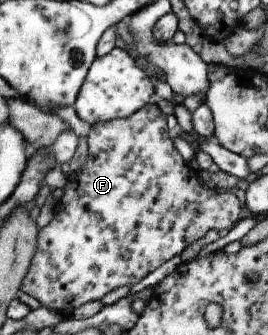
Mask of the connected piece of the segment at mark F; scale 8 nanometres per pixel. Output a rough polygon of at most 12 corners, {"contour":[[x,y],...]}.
{"contour":[[157,104],[95,123],[21,292],[71,317],[241,217]]}

